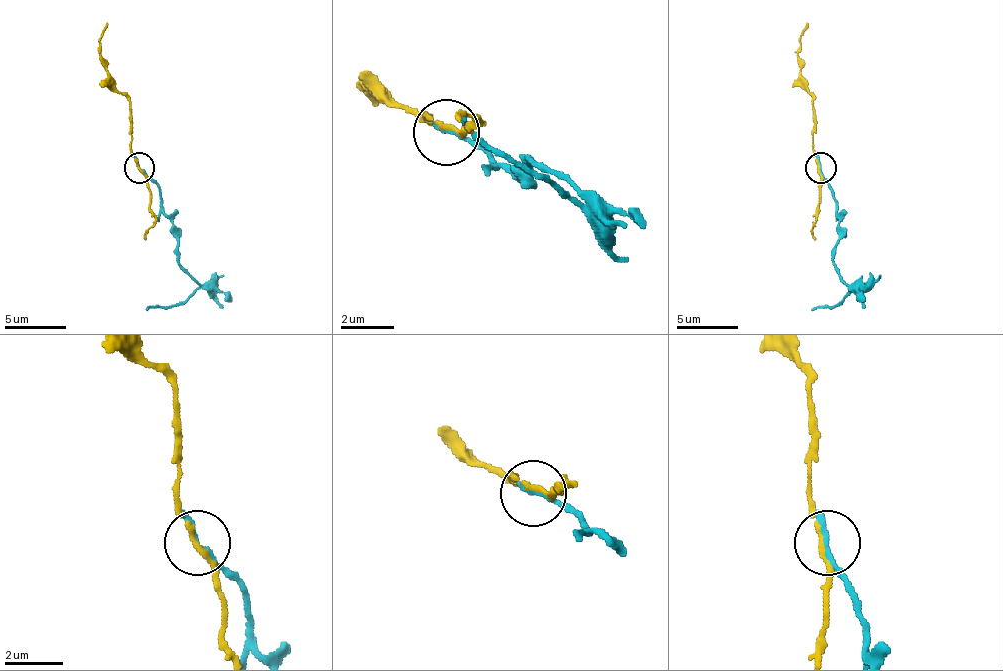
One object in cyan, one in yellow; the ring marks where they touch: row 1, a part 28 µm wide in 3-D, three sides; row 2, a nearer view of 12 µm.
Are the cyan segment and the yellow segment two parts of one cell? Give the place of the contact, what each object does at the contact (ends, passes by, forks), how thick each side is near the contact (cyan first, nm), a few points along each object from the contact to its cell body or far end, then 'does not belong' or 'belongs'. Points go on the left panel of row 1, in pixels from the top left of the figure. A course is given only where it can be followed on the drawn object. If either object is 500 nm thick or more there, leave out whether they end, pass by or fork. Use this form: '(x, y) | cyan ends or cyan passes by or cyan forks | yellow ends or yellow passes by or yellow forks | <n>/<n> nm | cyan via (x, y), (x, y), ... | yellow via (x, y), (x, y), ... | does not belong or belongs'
(139, 167) | cyan ends | yellow passes by | 280/170 nm | cyan via (140, 168), (158, 187), (161, 211), (177, 239), (177, 264), (198, 285), (168, 307), (146, 310) | yellow via (140, 168), (131, 153), (131, 103), (115, 88), (100, 54), (100, 33), (106, 23) | does not belong

